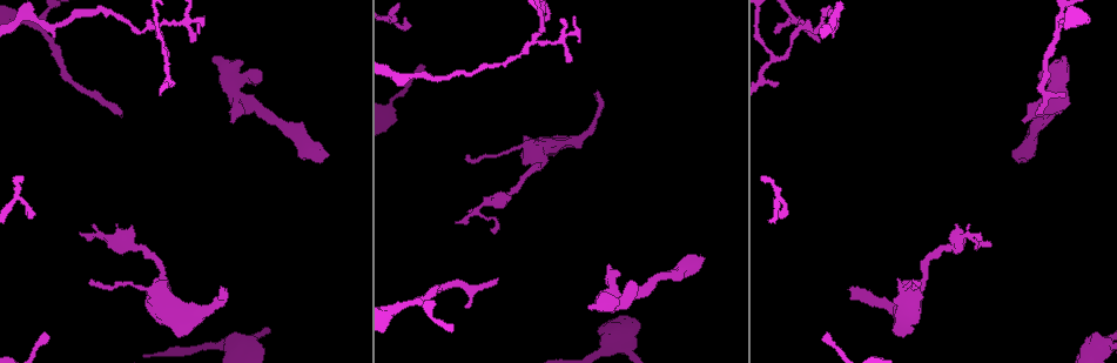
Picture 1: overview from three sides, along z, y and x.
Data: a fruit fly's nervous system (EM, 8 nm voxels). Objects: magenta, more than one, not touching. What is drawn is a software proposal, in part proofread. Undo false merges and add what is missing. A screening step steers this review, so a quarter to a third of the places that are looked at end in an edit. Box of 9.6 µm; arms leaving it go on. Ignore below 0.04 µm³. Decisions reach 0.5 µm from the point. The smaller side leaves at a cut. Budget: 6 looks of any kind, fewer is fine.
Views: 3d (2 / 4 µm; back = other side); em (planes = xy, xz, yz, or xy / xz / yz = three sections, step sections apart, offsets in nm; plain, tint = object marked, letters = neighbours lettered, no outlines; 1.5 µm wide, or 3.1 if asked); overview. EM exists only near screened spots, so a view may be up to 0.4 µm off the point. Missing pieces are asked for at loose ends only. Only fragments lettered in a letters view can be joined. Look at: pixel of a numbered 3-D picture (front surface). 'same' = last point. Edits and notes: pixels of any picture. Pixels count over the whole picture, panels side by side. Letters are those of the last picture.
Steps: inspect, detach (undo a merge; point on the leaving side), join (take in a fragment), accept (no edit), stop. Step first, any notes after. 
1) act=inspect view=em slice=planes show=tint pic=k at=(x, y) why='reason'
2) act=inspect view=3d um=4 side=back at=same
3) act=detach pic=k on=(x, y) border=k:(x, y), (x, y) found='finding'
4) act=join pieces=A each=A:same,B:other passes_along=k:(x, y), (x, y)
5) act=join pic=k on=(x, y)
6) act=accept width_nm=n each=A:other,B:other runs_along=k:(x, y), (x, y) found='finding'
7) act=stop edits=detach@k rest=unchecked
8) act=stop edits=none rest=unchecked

act=inspect view=em slice=yz step=8 show=letters pic=1 at=(700, 258) why='an open end'

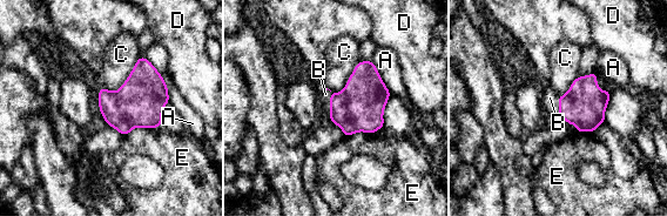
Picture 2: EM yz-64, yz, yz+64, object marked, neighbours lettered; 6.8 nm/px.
act=inspect view=em slice=planes show=letters at=same why='another direction'

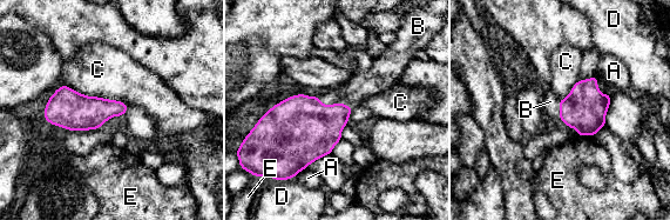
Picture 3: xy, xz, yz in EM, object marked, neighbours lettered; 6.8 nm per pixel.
act=join pieces=B each=A:other,B:same,C:other,D:other,E:other passes_along=3:(309, 130), (334, 104), (363, 85) found='it goes on there'

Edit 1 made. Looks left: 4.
act=inspect view=3d um=2 side=back pic=1 at=(1035, 113) why='thin end'

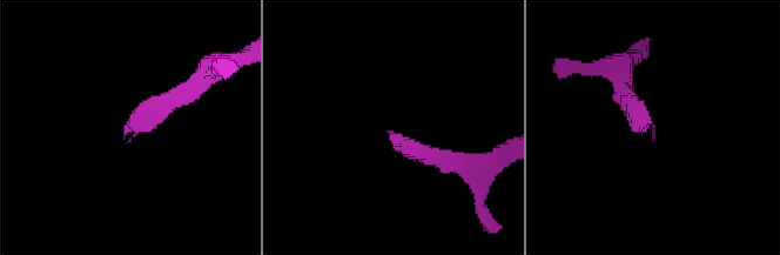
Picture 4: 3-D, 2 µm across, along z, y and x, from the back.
act=inspect view=em slice=xz step=4 show=tint pic=4 at=(654, 132)

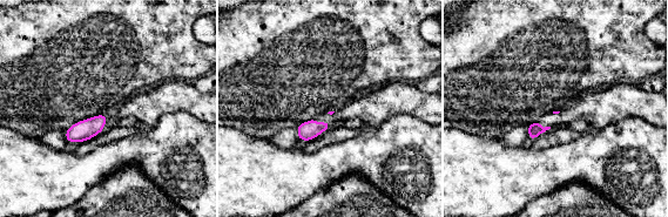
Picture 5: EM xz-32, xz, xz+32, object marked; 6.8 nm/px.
act=inspect view=em slice=xz step=4 show=letters at=same why='what lies round it'

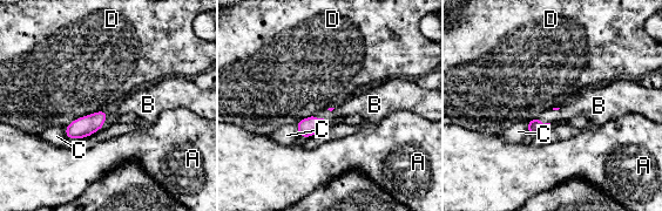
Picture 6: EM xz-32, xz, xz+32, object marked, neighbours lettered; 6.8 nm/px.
act=join pieces=B each=A:other,B:same,C:other,D:other passes_along=6:(308, 127), (322, 118), (355, 104) found='it goes on there'

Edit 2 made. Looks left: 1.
act=stop edits=join@3,join@6 rest=unchecked

